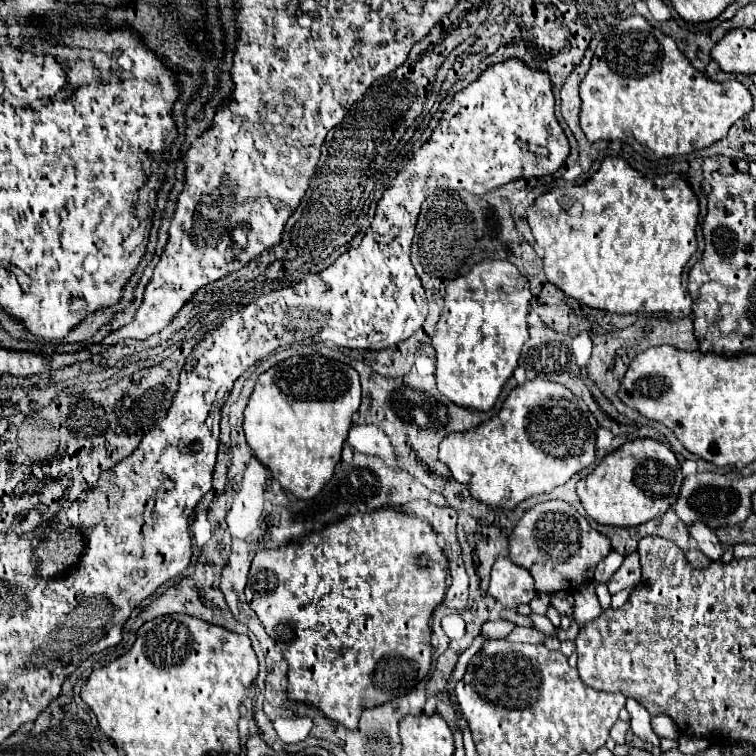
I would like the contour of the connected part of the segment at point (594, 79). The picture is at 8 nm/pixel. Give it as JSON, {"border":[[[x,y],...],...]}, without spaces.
{"border":[[[627,16],[615,26],[605,28],[603,38],[591,60],[591,68],[579,86],[581,94],[581,128],[591,142],[623,140],[637,144],[655,158],[687,154],[711,146],[727,136],[729,128],[753,108],[751,92],[737,80],[713,82],[695,70],[671,36],[651,26],[643,16]]]}

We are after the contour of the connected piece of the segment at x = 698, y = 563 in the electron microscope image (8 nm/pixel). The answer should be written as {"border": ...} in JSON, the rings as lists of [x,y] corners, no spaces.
{"border":[[[691,548],[691,550],[687,550],[685,552],[687,554],[687,560],[693,564],[693,568],[707,568],[713,560],[711,558],[707,558],[701,550],[697,550],[697,548]]]}

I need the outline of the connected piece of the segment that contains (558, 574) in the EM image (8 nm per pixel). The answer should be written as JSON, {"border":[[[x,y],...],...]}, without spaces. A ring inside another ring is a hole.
{"border":[[[549,500],[529,508],[509,536],[509,558],[527,568],[535,578],[537,592],[573,592],[583,582],[593,580],[595,566],[611,552],[609,538],[589,526],[589,522],[563,500]]]}

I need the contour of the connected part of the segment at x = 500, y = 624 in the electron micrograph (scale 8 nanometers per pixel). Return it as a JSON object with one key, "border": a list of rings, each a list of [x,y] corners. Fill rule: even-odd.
{"border":[[[487,620],[483,626],[481,626],[481,632],[479,636],[483,636],[485,640],[495,640],[495,638],[507,638],[511,634],[511,630],[515,628],[515,624],[509,620]]]}

